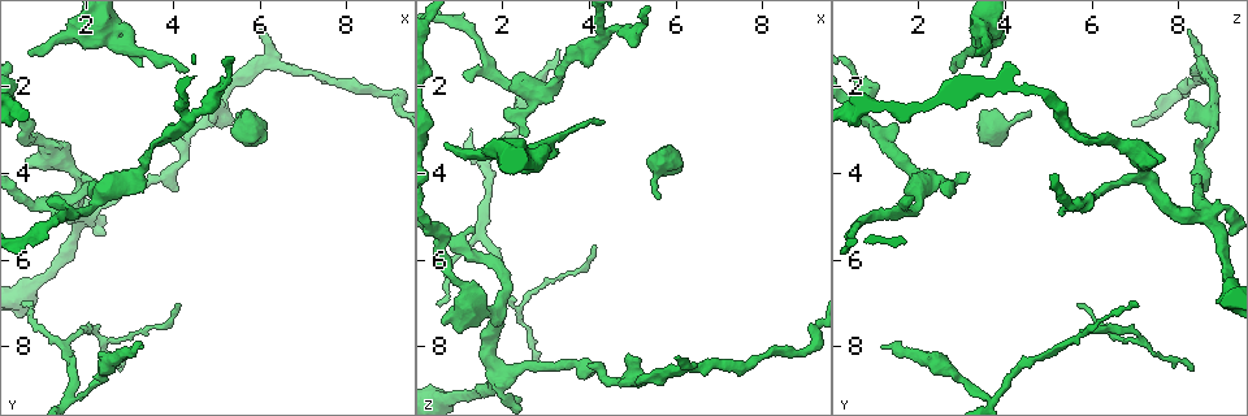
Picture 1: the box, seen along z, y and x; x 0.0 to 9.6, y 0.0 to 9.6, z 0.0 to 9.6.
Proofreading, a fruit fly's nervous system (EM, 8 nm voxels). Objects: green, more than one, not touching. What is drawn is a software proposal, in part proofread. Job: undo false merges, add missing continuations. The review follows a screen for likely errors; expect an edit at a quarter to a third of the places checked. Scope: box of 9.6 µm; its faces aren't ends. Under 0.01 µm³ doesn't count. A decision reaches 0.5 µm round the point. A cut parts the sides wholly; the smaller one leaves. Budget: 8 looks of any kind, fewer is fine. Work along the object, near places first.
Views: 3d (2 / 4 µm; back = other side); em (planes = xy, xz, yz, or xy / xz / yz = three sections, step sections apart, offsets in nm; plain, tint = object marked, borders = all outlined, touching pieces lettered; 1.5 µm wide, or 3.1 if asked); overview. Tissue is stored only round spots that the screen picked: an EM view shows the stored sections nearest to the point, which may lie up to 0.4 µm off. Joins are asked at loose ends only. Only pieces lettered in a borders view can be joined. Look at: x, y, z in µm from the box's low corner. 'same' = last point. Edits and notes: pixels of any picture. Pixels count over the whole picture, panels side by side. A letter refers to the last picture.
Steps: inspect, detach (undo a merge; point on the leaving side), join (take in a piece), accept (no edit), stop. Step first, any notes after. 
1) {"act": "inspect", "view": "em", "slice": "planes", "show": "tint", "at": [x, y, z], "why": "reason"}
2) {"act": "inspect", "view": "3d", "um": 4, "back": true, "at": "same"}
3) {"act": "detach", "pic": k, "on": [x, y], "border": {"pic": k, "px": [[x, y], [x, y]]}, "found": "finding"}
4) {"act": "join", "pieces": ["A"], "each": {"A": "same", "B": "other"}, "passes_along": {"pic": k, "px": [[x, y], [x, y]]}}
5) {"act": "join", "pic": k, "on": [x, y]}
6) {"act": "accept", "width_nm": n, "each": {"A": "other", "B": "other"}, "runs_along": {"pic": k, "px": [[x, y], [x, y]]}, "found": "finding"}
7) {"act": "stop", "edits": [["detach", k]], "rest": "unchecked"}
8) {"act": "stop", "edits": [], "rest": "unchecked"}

{"act": "inspect", "view": "em", "slice": "xy", "step": 8, "show": "borders", "at": [1.25, 4.50, 1.95], "why": "free end"}

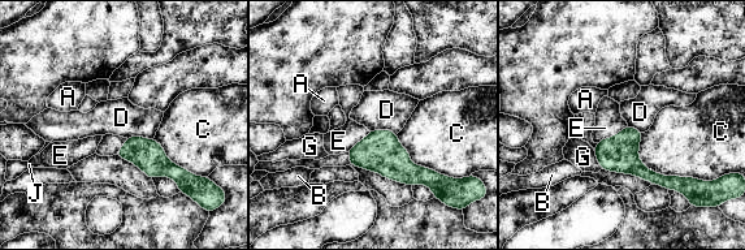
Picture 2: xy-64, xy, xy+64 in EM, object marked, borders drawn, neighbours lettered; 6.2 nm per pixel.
{"act": "inspect", "view": "em", "slice": "planes", "show": "borders", "at": "same", "why": "another direction"}

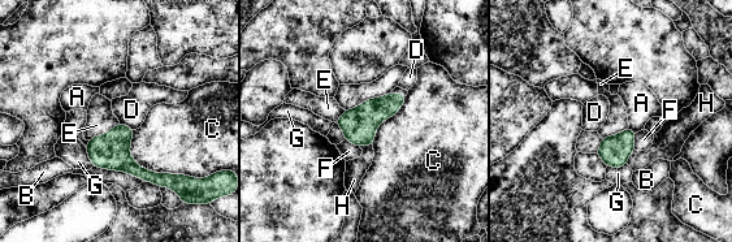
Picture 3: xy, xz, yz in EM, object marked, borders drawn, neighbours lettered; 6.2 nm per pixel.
{"act": "accept", "each": {"A": "other", "B": "other", "C": "other", "D": "other", "E": "other", "F": "other", "G": "other", "H": "other"}, "border": {"pic": 3, "px": [[120, 122], [134, 129]]}, "found": "no lettered piece goes on from it"}

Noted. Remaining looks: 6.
{"act": "inspect", "view": "3d", "um": 4, "at": [5.65, 2.55, 4.55], "why": "long arm stops here"}

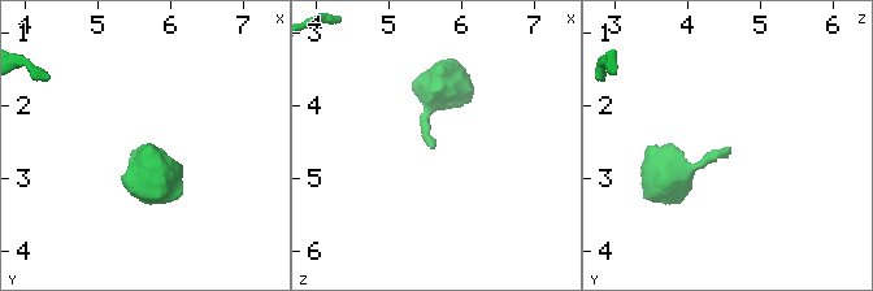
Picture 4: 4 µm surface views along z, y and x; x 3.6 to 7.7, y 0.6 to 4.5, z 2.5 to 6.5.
{"act": "inspect", "view": "em", "slice": "planes", "show": "borders", "at": [5.65, 2.60, 4.55], "why": "now the EM"}

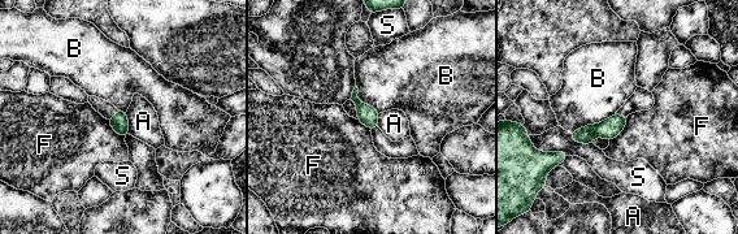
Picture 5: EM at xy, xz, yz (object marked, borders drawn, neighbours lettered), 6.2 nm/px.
{"act": "accept", "width_nm": 110, "longest_contact_nm": ["B", 300], "each": {"A": "other", "B": "other", "F": "other", "S": "other"}, "found": "no lettered piece goes on from it"}

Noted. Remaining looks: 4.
{"act": "inspect", "view": "3d", "um": 4, "at": [3.55, 3.40, 1.35], "why": "a narrow waist"}

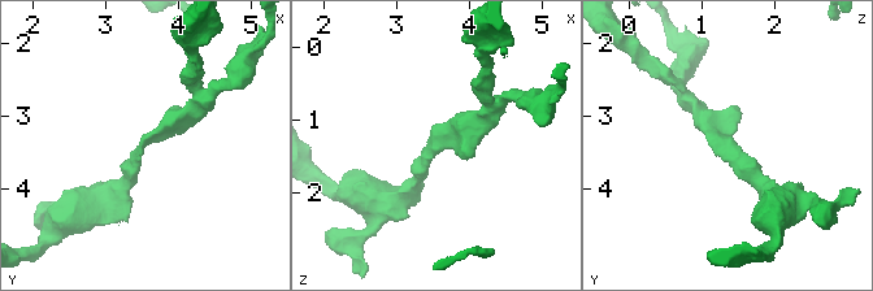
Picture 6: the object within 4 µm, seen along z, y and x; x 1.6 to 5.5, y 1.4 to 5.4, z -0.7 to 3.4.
{"act": "inspect", "view": "em", "slice": "planes", "show": "borders", "at": [3.55, 3.40, 1.40]}

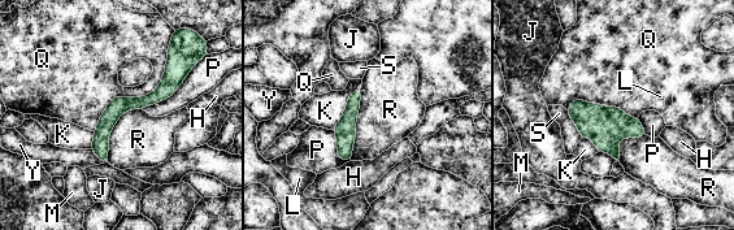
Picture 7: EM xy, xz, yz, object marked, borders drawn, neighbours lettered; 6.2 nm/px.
{"act": "accept", "each": {"H": "other", "J": "other", "K": "other", "L": "other", "M": "other", "P": "other", "Q": "other", "R": "other", "S": "other", "Y": "other"}, "runs_along": {"pic": 7, "px": [[178, 66], [153, 98], [107, 121], [103, 157]]}, "found": "one cell here"}

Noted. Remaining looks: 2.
{"act": "stop", "edits": [], "rest": "unchecked"}

